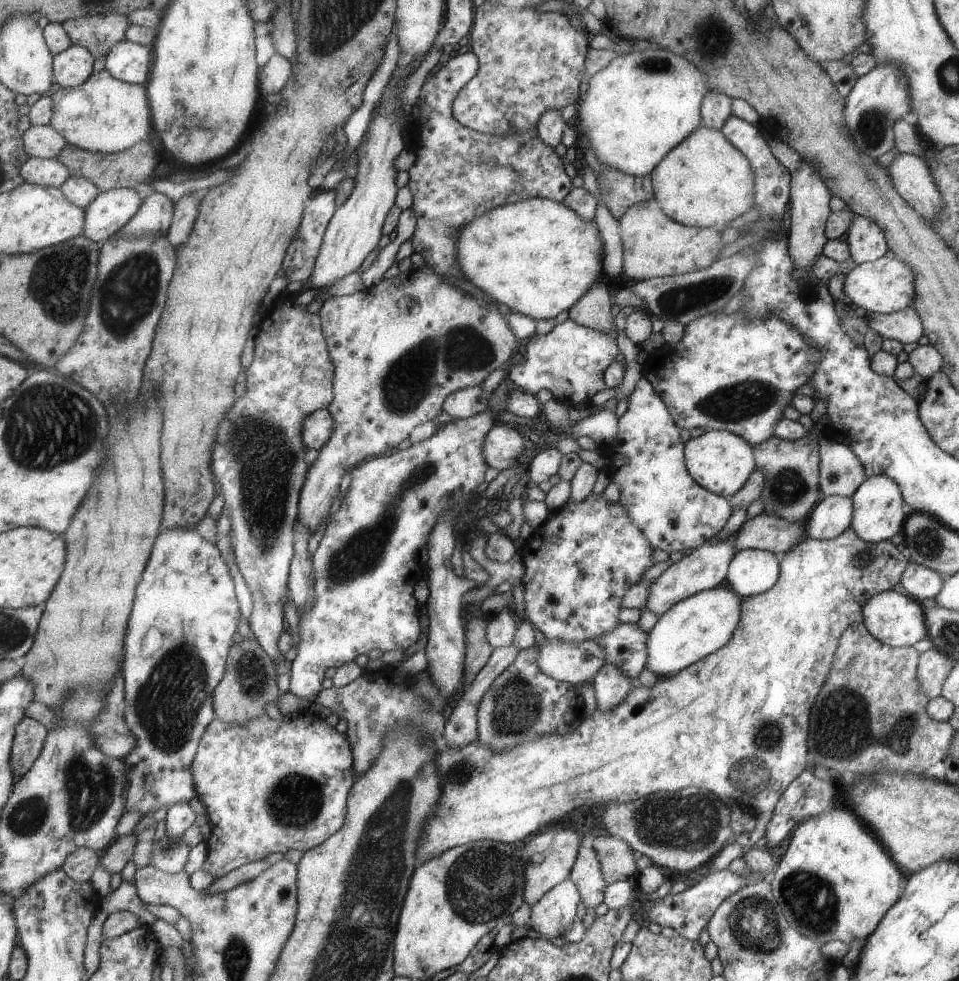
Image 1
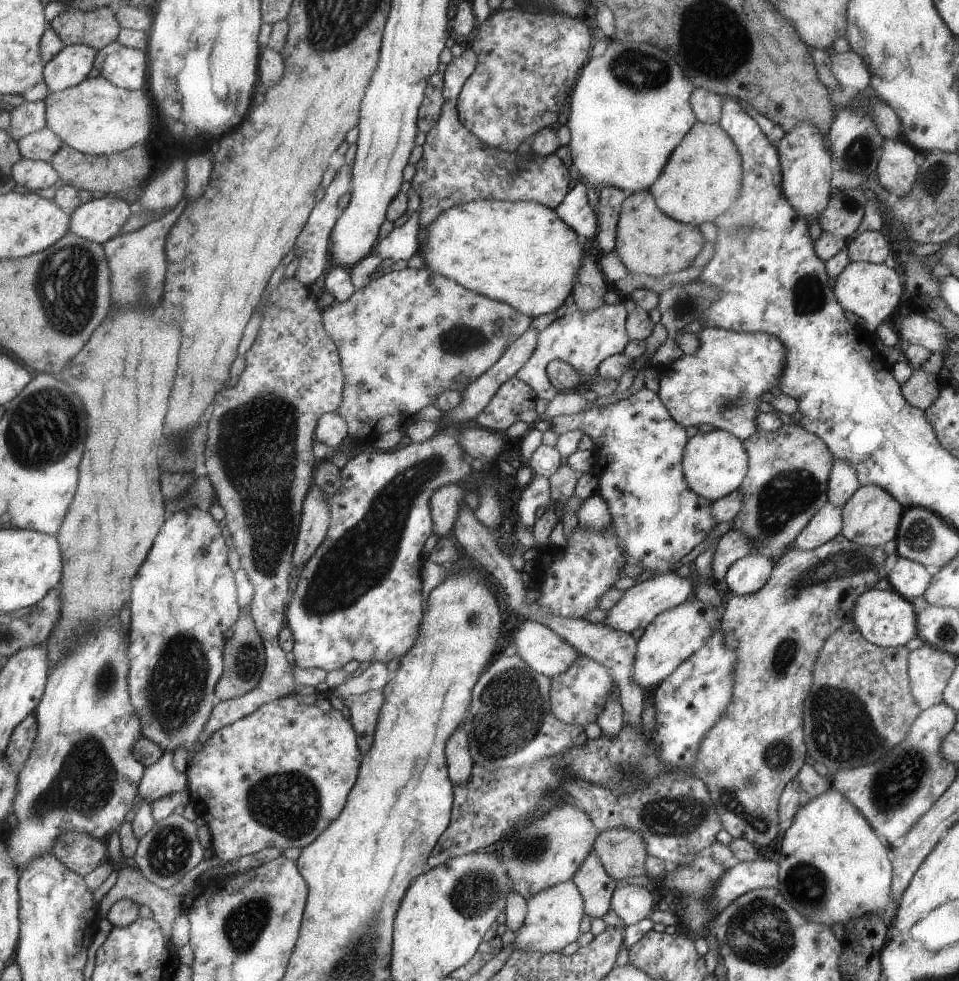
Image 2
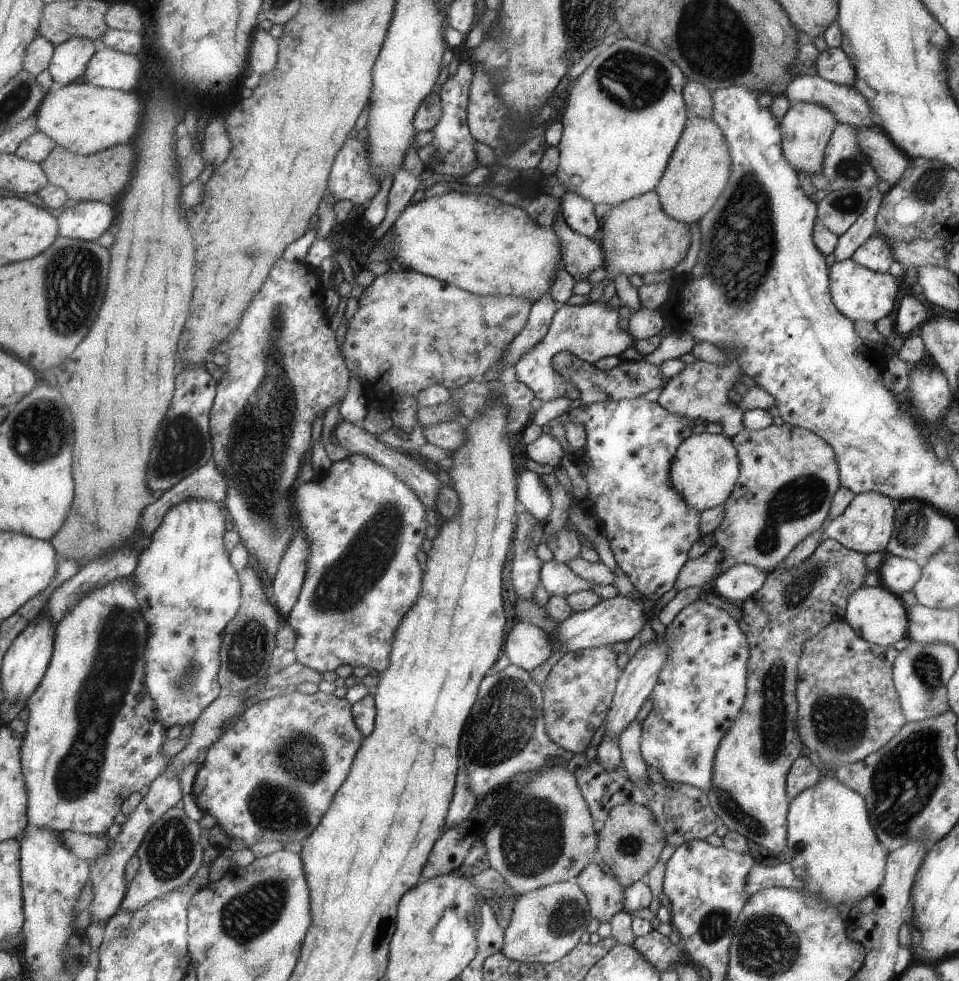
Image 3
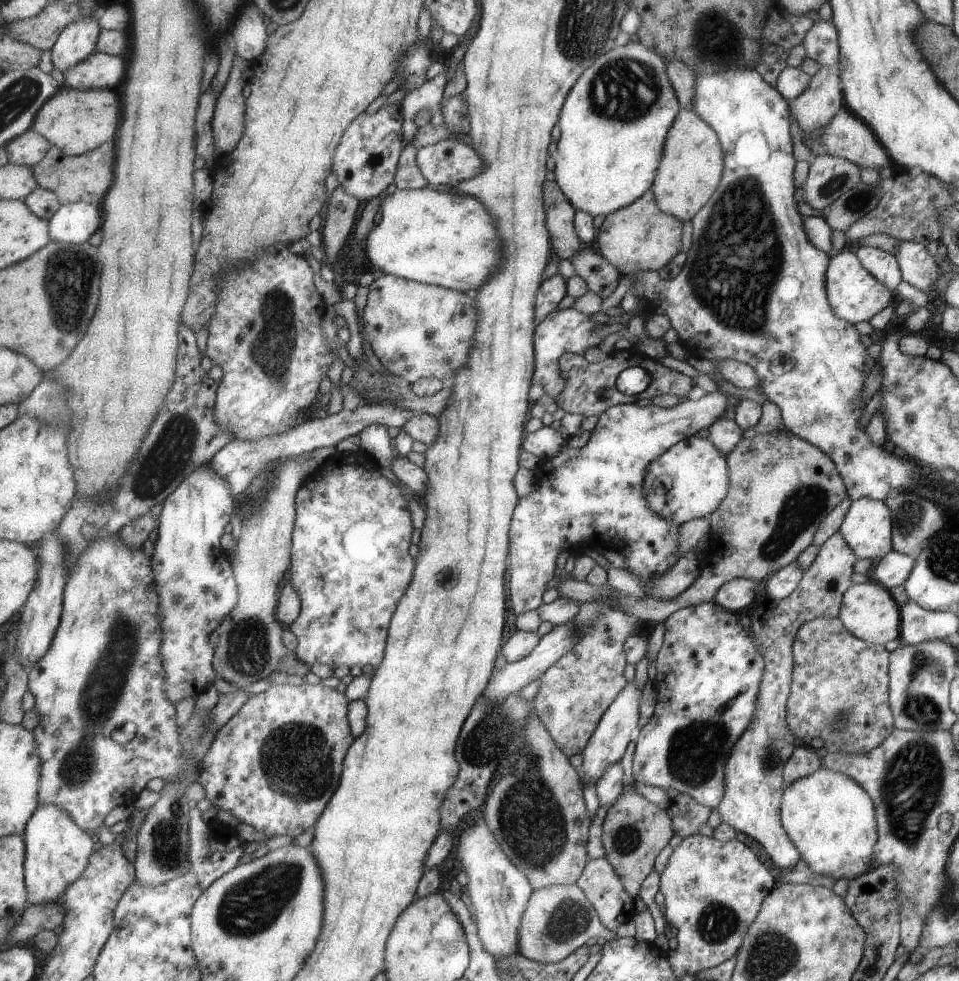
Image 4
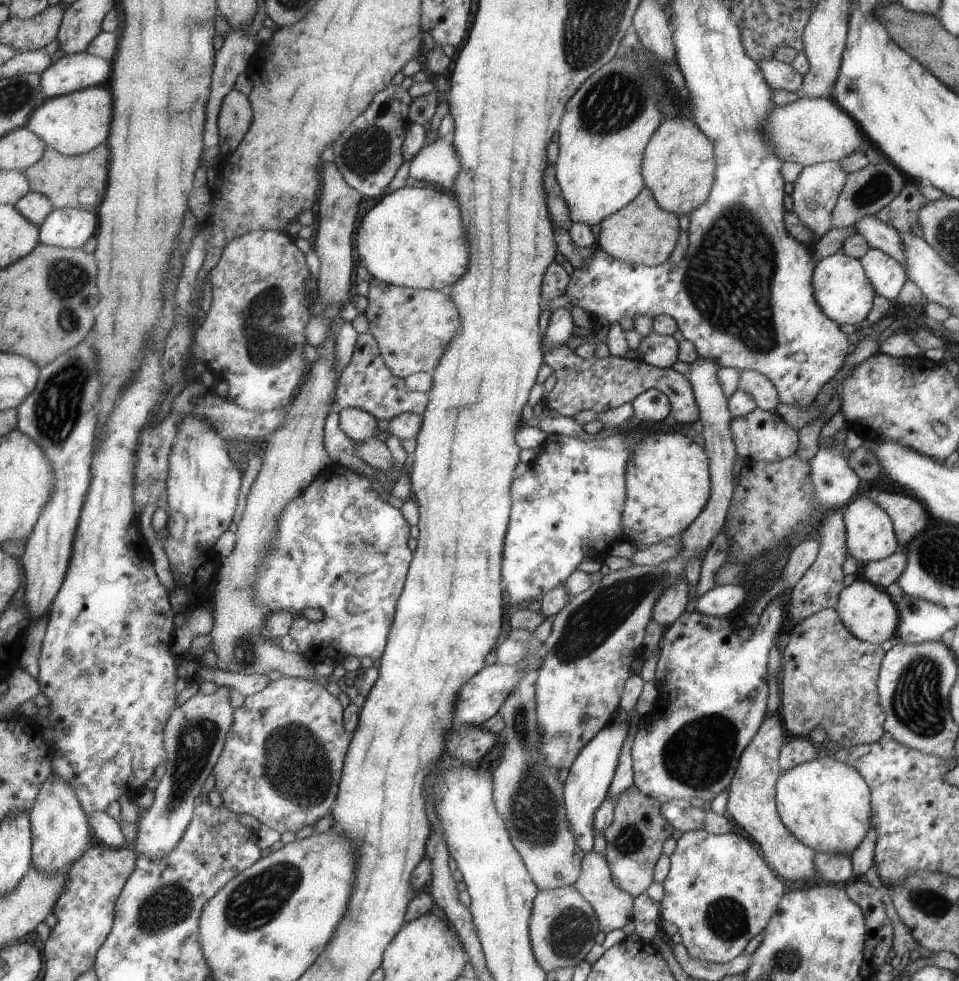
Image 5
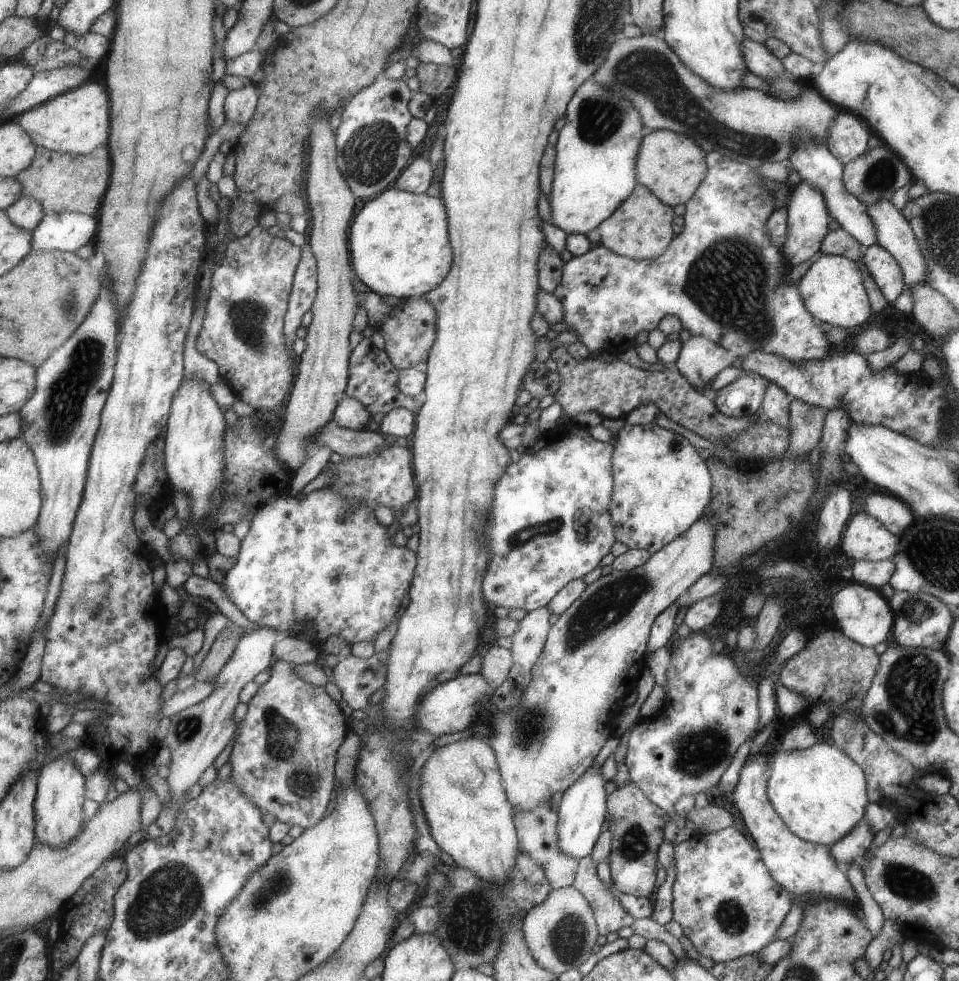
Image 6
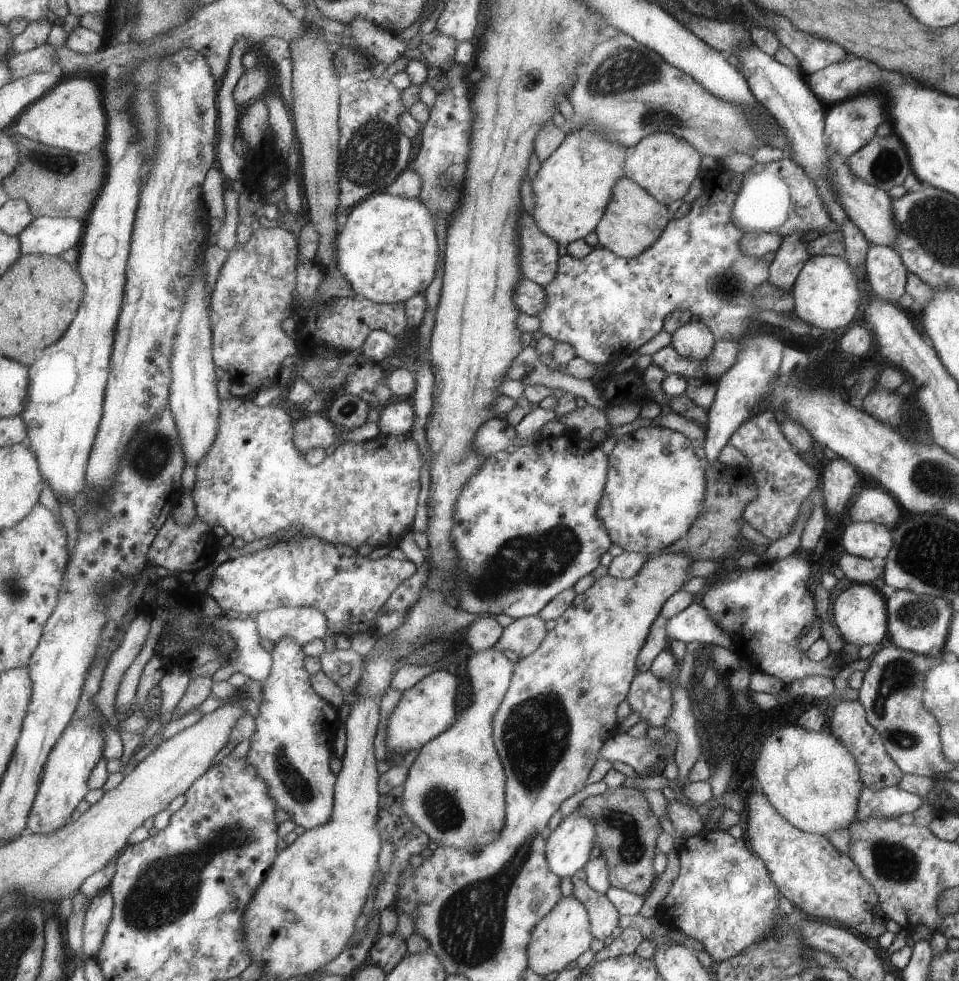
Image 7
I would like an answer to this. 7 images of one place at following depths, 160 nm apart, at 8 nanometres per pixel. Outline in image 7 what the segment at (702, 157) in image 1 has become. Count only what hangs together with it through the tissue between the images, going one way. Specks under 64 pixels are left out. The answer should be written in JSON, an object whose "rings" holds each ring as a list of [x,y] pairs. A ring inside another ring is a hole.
{"rings":[[[651,133],[634,144],[627,153],[625,176],[645,189],[657,202],[667,206],[681,198],[697,176],[701,156],[685,139],[671,133]]]}

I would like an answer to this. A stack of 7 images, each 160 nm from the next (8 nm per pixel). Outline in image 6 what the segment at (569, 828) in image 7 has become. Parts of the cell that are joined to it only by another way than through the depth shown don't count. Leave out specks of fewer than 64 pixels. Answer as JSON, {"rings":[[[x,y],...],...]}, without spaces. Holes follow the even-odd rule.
{"rings":[[[589,765],[584,773],[564,790],[560,799],[559,820],[556,826],[557,846],[562,853],[577,860],[592,852],[607,814],[607,795],[603,789],[606,780],[602,775],[602,768],[603,766],[596,768]]]}

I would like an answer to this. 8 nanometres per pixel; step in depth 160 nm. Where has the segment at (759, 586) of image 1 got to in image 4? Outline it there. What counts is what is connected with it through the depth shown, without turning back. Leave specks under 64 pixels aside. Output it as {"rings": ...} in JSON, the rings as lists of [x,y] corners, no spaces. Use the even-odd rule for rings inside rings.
{"rings":[[[733,577],[717,589],[712,602],[737,614],[753,600],[753,581],[745,577]]]}

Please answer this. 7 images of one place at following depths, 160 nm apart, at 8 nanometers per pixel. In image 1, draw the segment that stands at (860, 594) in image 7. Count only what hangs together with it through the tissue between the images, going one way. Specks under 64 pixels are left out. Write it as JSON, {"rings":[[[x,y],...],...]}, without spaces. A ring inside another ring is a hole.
{"rings":[[[892,590],[877,593],[863,606],[862,623],[869,630],[873,638],[892,647],[911,646],[917,640],[927,636],[923,624],[923,610],[909,595]]]}

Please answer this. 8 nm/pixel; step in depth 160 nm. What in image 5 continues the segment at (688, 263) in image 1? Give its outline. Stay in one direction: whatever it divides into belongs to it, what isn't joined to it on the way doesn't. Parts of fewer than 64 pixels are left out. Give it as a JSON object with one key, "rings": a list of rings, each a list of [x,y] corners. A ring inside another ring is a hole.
{"rings":[[[645,187],[636,198],[633,198],[632,202],[600,222],[596,247],[624,263],[640,264],[645,267],[660,265],[668,260],[675,246],[679,232],[679,228],[675,228],[679,226],[677,217],[676,214],[660,208],[655,196]]]}

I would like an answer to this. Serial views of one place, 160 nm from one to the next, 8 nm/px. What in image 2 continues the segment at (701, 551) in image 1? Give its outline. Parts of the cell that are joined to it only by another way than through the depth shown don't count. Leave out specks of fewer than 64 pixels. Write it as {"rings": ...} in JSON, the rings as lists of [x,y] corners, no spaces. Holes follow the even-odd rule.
{"rings":[[[665,571],[626,590],[620,602],[606,612],[601,624],[613,627],[613,630],[630,633],[635,628],[645,628],[659,613],[683,603],[691,594],[693,594],[692,577],[681,577],[675,571]]]}

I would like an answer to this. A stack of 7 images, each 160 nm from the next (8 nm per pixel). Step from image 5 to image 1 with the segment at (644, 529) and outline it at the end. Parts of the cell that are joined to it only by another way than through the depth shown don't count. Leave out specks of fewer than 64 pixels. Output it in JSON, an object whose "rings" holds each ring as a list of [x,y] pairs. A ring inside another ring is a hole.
{"rings":[[[711,429],[684,443],[684,462],[688,473],[692,475],[697,484],[713,494],[729,498],[744,486],[744,482],[748,480],[755,468],[752,447],[739,435],[729,431]]]}

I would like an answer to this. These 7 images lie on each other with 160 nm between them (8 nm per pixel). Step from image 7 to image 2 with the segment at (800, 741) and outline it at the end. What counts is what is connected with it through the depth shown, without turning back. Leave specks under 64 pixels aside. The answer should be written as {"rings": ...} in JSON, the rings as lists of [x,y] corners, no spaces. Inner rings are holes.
{"rings":[[[830,788],[807,801],[782,830],[780,849],[777,853],[778,881],[776,889],[801,916],[825,924],[845,923],[852,919],[876,915],[886,923],[894,919],[895,900],[889,896],[892,886],[893,866],[887,858],[887,846],[877,840],[875,829],[868,819],[845,798],[840,791]]]}

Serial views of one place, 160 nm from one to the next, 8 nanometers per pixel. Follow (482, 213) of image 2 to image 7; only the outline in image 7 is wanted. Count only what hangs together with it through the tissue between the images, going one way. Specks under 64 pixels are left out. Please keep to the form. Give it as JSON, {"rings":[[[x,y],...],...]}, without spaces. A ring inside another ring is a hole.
{"rings":[[[381,190],[355,205],[344,218],[337,239],[338,270],[351,284],[355,294],[379,304],[406,303],[419,293],[424,293],[437,276],[441,244],[435,230],[434,212],[421,199],[403,198]]]}

